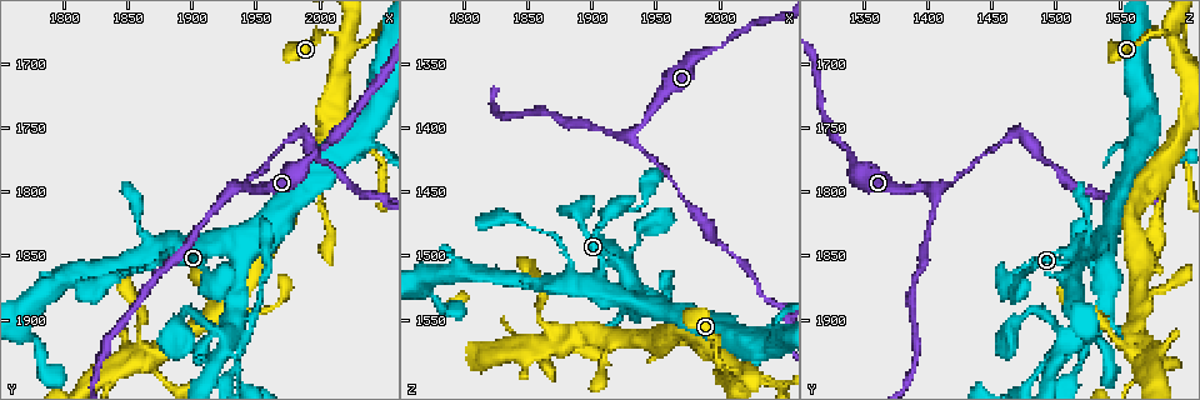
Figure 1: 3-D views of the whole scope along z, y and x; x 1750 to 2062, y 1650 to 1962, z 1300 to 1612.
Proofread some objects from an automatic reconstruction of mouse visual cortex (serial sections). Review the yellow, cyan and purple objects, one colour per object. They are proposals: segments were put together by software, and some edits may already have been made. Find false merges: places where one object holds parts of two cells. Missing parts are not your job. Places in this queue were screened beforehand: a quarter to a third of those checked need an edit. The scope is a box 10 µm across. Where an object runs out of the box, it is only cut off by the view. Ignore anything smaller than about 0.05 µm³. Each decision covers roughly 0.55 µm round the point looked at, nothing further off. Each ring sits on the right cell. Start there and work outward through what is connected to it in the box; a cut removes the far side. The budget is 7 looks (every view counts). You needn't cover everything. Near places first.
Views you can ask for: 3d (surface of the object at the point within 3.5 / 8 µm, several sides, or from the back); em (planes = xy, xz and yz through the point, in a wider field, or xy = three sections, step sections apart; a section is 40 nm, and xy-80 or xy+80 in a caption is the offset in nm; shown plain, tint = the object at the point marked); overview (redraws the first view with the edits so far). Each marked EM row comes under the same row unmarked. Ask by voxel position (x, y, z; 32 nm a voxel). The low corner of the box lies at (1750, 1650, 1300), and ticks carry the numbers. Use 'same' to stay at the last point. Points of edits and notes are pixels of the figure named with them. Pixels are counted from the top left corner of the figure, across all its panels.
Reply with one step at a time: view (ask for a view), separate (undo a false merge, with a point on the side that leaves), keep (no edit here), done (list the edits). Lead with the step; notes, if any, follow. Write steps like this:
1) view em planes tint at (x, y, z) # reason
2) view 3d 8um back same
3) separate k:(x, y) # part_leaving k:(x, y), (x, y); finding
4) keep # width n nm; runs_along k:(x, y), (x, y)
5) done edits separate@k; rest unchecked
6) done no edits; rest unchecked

view 3d 3.5um at (2014, 1678, 1590) # thick turns thin

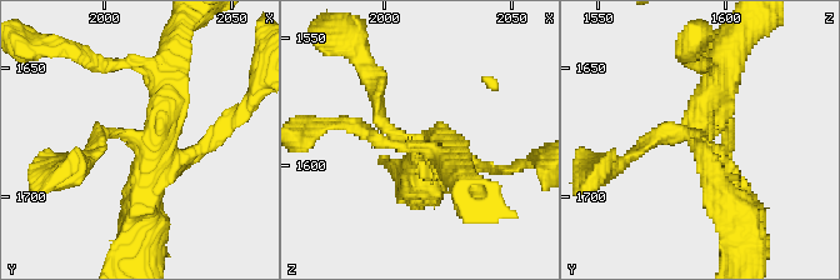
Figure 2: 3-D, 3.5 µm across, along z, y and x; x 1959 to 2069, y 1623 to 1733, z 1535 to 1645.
view em xy step 2 tint at (2013, 1678, 1590) # arms 4; arm_widths 150, 150, 350, 400 nm; need the tissue

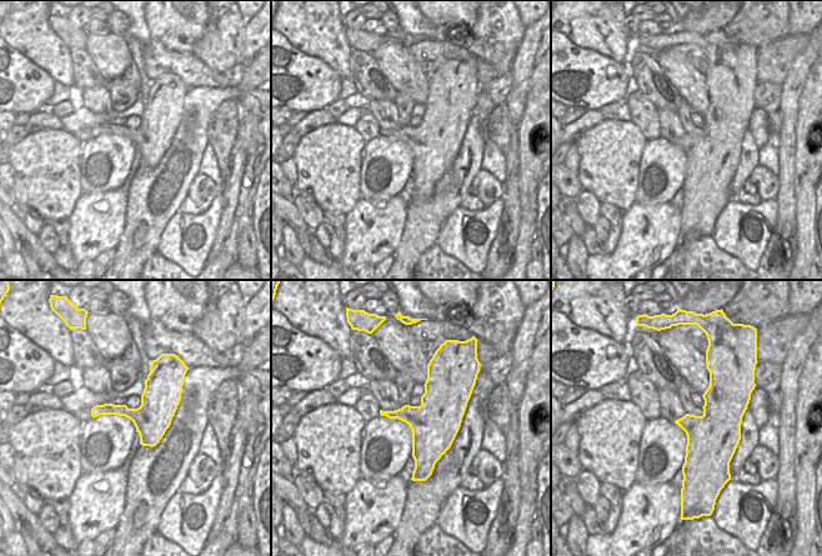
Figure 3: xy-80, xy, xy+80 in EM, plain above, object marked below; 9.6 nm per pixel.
view em xy step 5 tint same

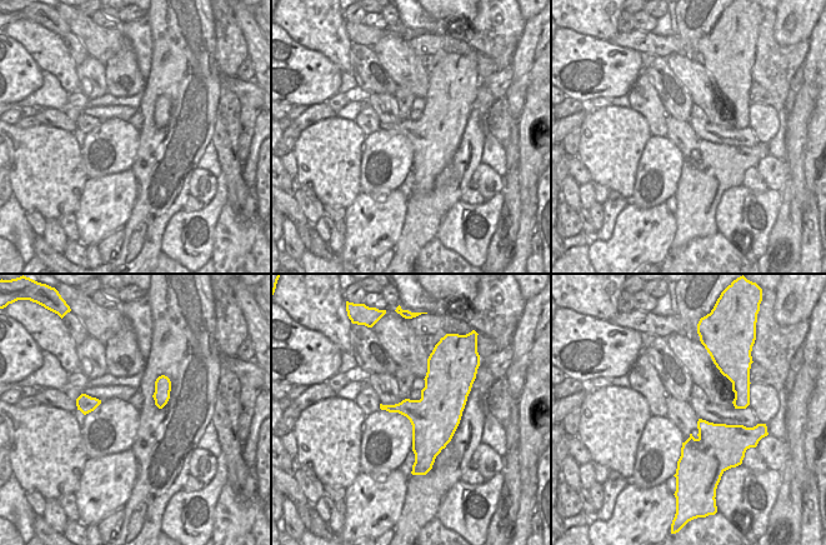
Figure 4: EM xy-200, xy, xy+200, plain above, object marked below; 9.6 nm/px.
keep # runs_along 2:(646, 143), (698, 131), (733, 208); all the same cell

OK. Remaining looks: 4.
view 3d 3.5um at (1930, 1798, 1406) # abrupt turn

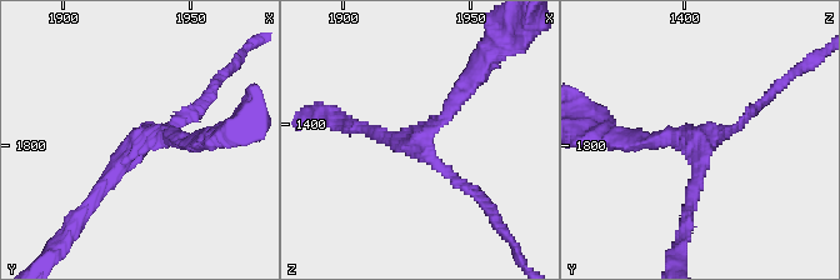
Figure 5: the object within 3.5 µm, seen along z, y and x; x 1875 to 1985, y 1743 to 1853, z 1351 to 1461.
view em xy step 3 tint at (1930, 1798, 1406) # arms 3; arm_widths 150, 200, 200 nm

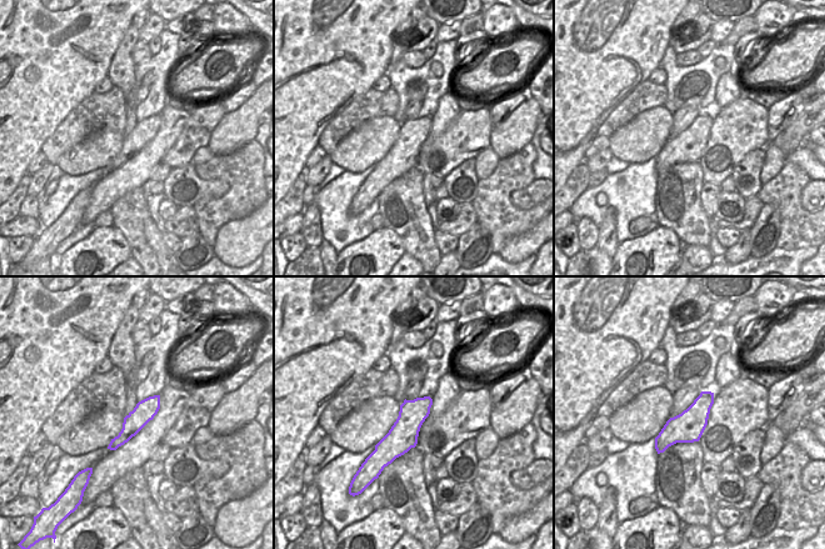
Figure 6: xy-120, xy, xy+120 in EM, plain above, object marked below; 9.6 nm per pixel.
keep # width 280 nm; runs_along 6:(426, 399), (383, 460); continuous, no second cell

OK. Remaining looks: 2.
view 3d 8um at (1982, 1756, 1466)

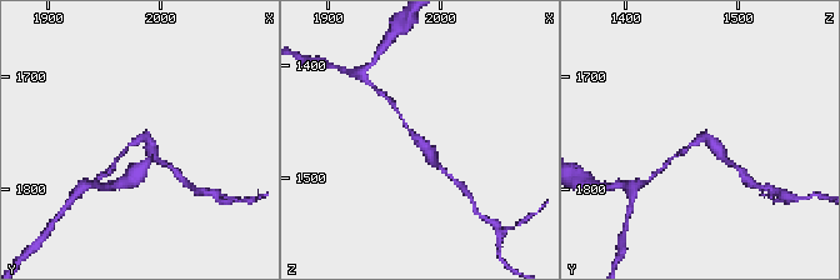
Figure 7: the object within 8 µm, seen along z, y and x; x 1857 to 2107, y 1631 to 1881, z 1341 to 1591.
view em planes tint same # arm_widths 150, 300 nm

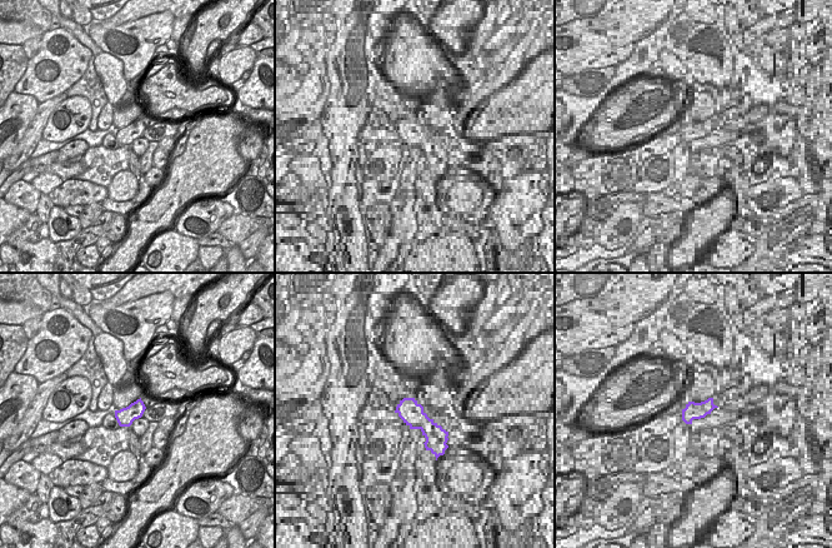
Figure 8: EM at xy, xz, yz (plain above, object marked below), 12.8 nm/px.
keep # one cell here

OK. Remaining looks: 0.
done no edits; rest unchecked

